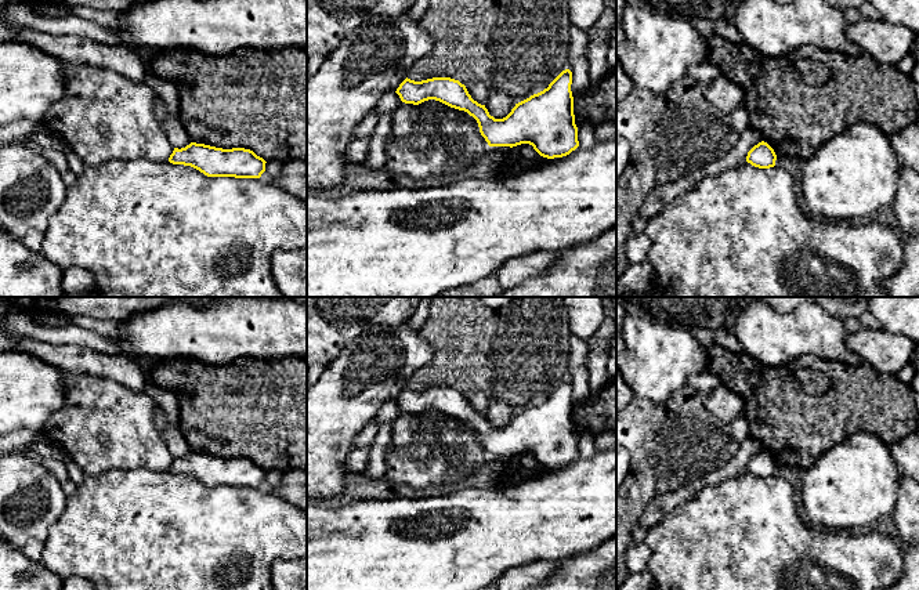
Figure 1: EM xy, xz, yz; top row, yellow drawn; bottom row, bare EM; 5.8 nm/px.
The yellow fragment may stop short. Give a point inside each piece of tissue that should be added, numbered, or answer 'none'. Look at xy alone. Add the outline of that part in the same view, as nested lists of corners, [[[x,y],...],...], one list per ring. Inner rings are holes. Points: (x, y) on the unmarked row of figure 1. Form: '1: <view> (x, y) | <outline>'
none

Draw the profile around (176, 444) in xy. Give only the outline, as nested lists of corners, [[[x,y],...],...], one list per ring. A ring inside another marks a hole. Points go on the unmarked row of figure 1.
[[[159,409],[155,415],[155,426],[164,441],[166,450],[170,452],[173,457],[181,459],[192,452],[182,434],[170,427],[162,409]]]

